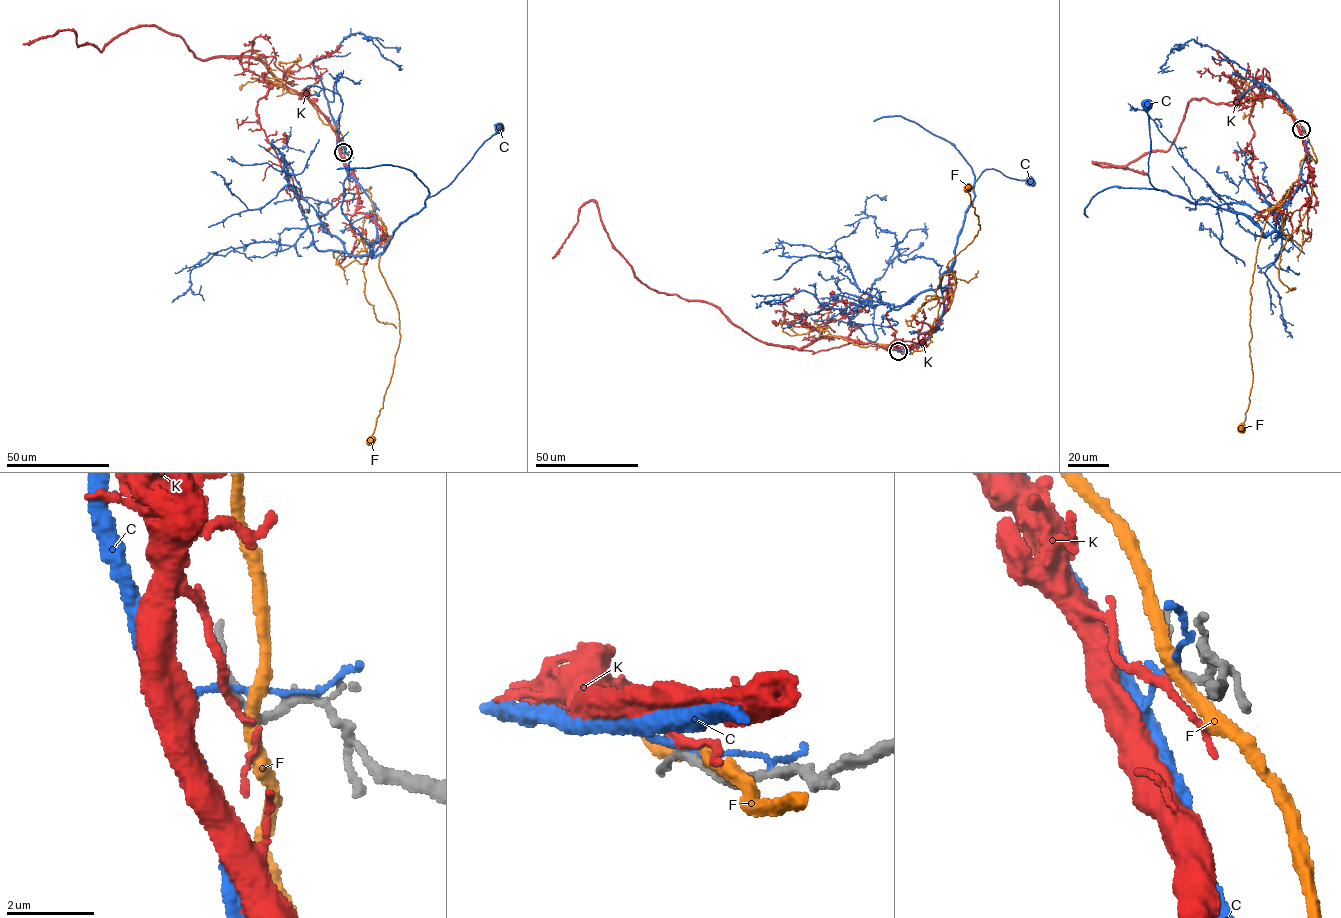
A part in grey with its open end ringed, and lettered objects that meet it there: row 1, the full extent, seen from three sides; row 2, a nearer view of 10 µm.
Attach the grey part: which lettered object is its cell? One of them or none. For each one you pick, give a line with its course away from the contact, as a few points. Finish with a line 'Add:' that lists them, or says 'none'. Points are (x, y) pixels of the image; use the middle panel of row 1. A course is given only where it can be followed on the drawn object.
K: it runs (898, 351), (838, 336), (799, 348), (768, 345), (712, 305), (649, 289), (614, 247), (592, 201), (552, 258)
Add: K

